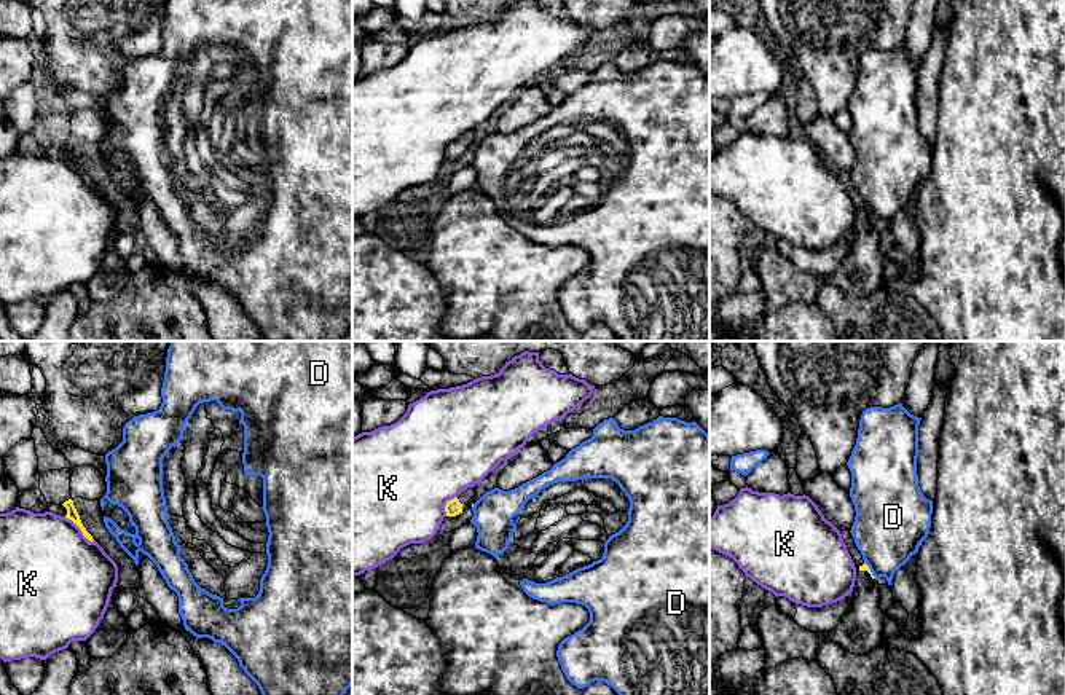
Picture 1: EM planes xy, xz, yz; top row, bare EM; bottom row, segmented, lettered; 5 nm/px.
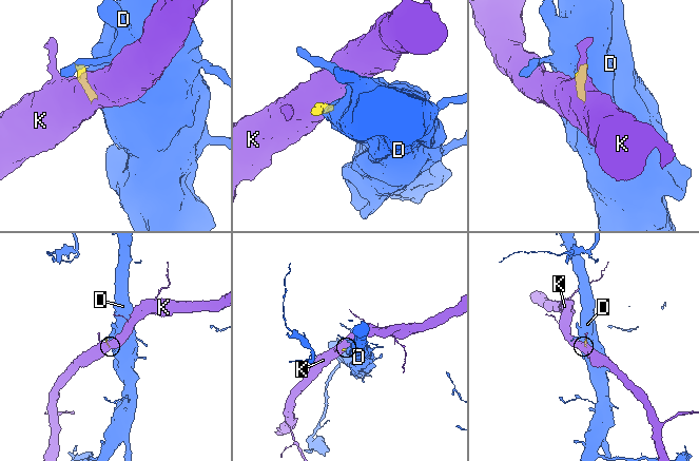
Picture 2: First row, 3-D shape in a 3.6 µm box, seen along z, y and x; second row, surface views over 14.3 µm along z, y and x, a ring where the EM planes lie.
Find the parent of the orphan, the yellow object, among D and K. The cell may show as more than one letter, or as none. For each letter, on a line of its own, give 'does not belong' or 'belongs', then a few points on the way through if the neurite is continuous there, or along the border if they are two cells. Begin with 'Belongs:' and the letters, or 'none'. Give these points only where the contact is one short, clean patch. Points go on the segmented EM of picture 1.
Belongs: none
D: does not belong; border along yz (864, 561), (876, 577)
K: does not belong

